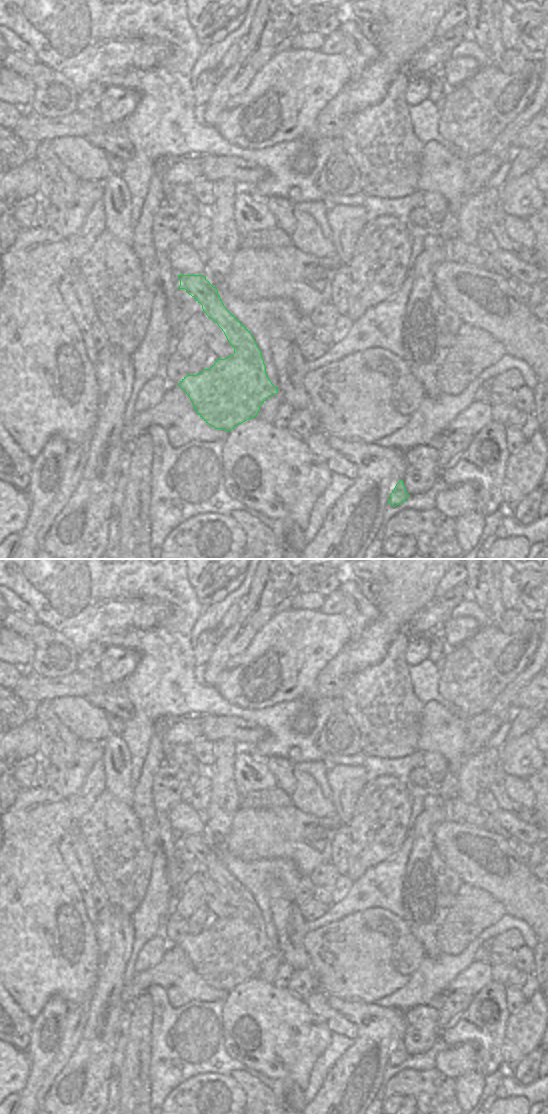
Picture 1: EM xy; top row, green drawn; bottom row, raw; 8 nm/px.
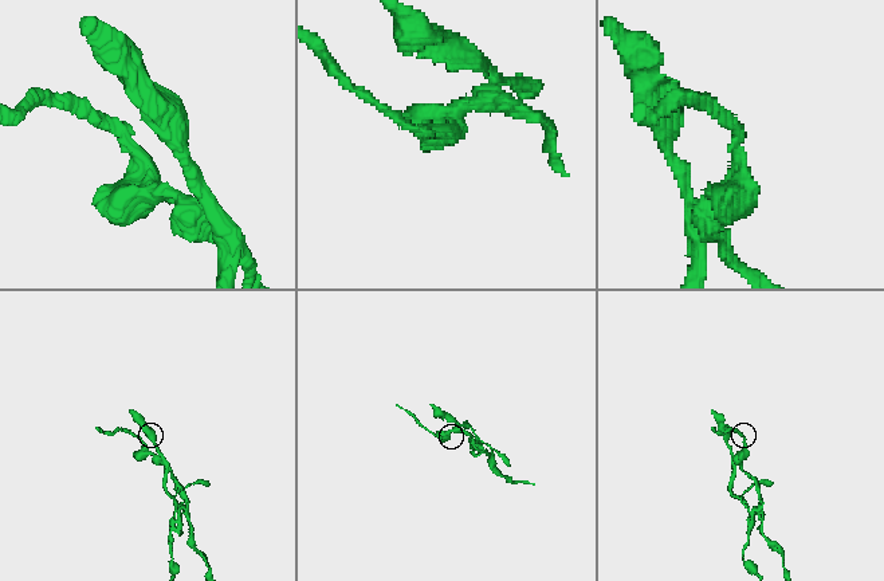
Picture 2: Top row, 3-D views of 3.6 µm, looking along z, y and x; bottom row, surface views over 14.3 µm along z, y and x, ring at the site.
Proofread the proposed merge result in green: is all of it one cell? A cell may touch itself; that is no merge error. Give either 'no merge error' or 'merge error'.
merge error

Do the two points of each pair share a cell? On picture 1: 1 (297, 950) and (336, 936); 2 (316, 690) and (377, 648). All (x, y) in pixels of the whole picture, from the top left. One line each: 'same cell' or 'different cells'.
1: different cells
2: same cell

